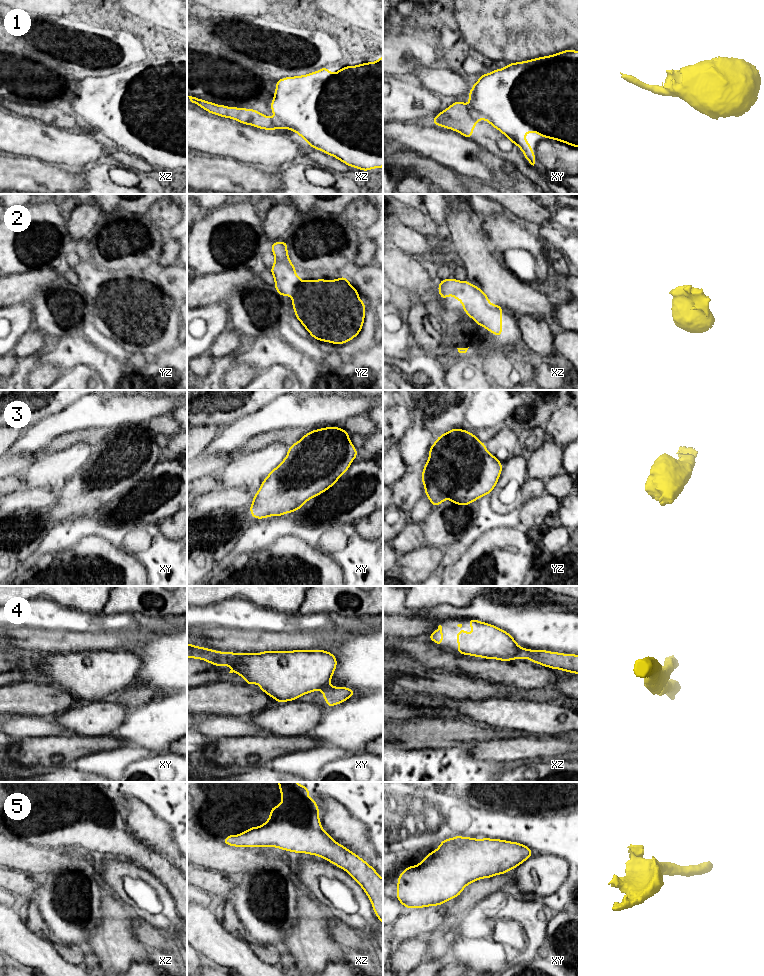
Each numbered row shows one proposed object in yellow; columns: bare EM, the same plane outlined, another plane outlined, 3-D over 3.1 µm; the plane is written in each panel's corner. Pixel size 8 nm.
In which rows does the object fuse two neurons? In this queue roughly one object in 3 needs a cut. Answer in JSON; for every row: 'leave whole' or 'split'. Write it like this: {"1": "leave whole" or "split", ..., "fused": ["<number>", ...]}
{"1": "split", "2": "leave whole", "3": "leave whole", "4": "split", "5": "leave whole", "fused": ["1", "4"]}

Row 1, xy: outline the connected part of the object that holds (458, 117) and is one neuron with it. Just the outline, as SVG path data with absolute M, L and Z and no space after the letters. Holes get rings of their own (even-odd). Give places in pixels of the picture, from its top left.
M457 101L440 112L431 121L440 127L452 129L472 139L473 129L479 120L480 118L474 115L465 103Z

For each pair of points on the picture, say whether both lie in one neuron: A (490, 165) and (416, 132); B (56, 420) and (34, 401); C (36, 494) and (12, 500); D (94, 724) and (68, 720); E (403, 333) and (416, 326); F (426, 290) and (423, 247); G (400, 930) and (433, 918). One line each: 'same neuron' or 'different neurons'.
A: same neuron
B: different neurons
C: same neuron
D: same neuron
E: different neurons
F: different neurons
G: same neuron

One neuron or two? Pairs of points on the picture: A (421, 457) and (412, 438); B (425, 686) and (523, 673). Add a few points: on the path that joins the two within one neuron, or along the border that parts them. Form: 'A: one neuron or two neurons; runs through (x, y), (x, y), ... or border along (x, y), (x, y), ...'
A: one neuron; runs through (416, 452), (415, 443)
B: two neurons; border along (452, 673), (498, 684)

